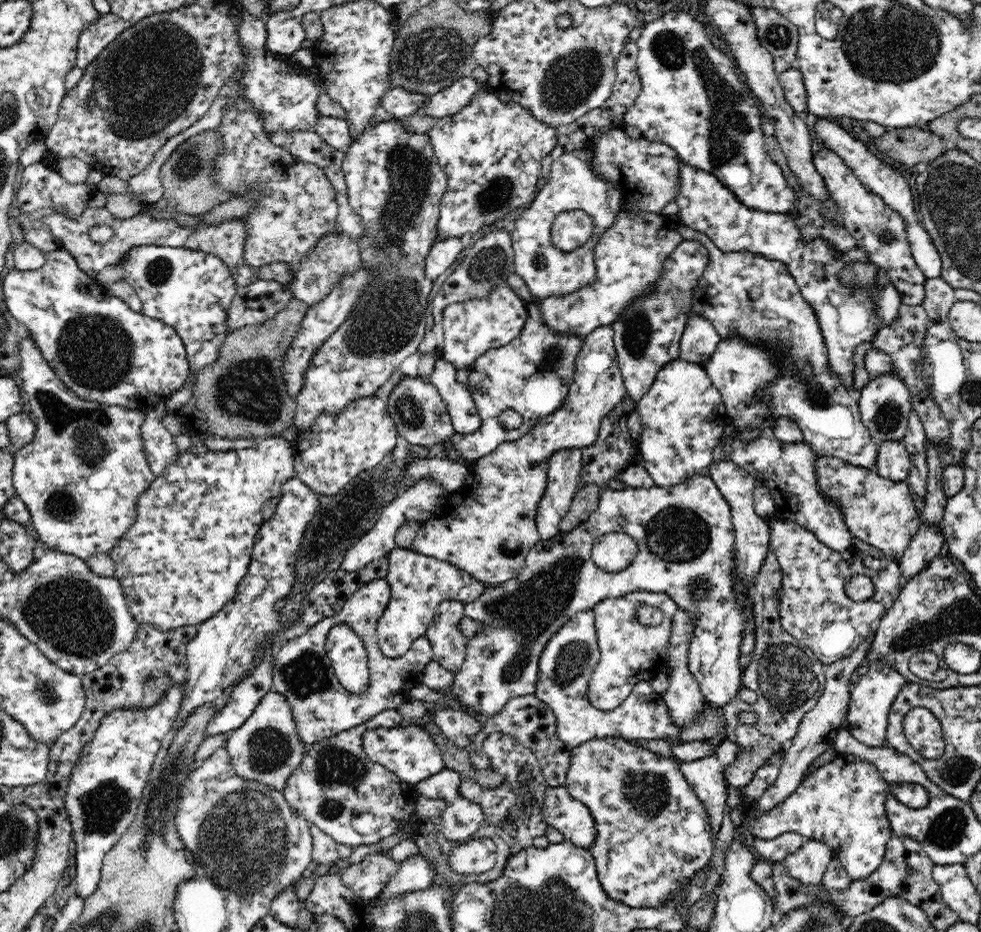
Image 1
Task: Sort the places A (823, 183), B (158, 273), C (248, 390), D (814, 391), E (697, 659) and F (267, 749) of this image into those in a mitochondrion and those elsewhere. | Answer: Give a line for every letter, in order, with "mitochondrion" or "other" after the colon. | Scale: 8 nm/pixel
A: other
B: mitochondrion
C: mitochondrion
D: mitochondrion
E: other
F: mitochondrion

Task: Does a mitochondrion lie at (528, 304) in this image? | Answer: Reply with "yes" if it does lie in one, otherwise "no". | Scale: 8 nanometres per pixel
no

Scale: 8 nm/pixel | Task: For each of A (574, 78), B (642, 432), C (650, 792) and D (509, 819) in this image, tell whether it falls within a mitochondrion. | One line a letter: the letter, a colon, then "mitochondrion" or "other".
A: mitochondrion
B: other
C: mitochondrion
D: other

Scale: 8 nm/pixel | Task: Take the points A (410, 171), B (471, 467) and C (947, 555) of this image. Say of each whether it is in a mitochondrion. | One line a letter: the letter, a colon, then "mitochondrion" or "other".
A: mitochondrion
B: other
C: other

